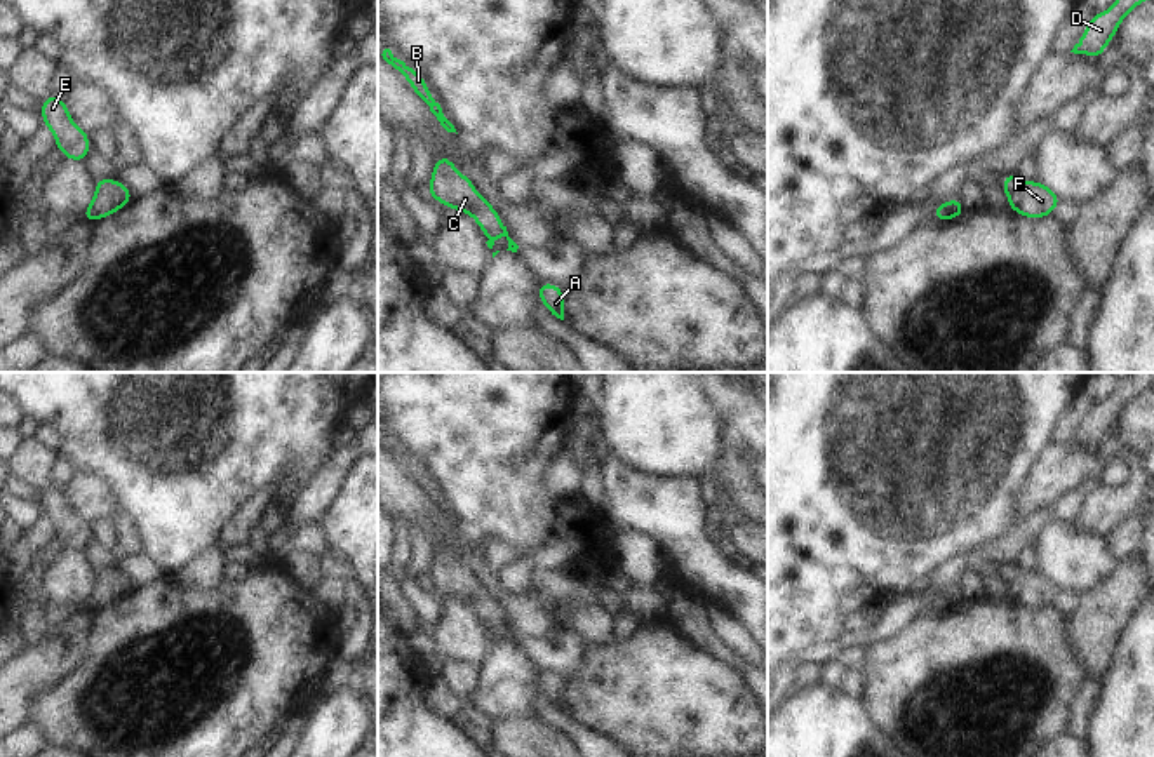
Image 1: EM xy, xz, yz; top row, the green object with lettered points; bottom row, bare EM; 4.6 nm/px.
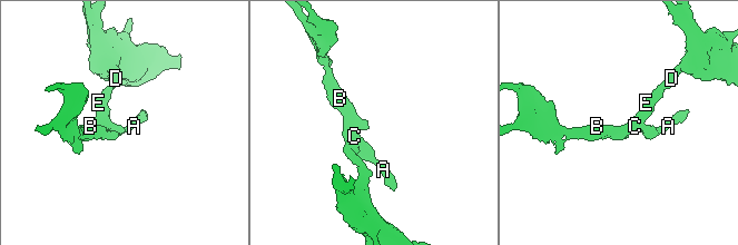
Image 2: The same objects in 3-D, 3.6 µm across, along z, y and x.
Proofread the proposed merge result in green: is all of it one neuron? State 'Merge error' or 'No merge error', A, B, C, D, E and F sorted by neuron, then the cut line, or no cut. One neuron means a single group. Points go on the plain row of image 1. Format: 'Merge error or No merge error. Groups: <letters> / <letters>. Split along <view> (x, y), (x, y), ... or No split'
No merge error. Groups: A B C D E F. No split.

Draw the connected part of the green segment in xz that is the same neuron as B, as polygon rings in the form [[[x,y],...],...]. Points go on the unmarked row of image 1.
[[[385,439],[381,445],[407,470],[407,473],[413,477],[413,482],[430,498],[430,501],[437,506],[440,515],[447,522],[456,522],[454,515],[444,506],[440,494],[428,480],[426,470],[413,456],[397,449],[390,439]]]

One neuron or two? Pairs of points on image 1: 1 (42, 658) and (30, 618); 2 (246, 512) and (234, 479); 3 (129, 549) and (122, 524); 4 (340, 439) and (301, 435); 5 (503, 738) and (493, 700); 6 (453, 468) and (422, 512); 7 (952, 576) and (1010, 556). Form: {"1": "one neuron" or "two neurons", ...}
{"1": "two neurons", "2": "two neurons", "3": "one neuron", "4": "two neurons", "5": "two neurons", "6": "two neurons", "7": "one neuron"}

